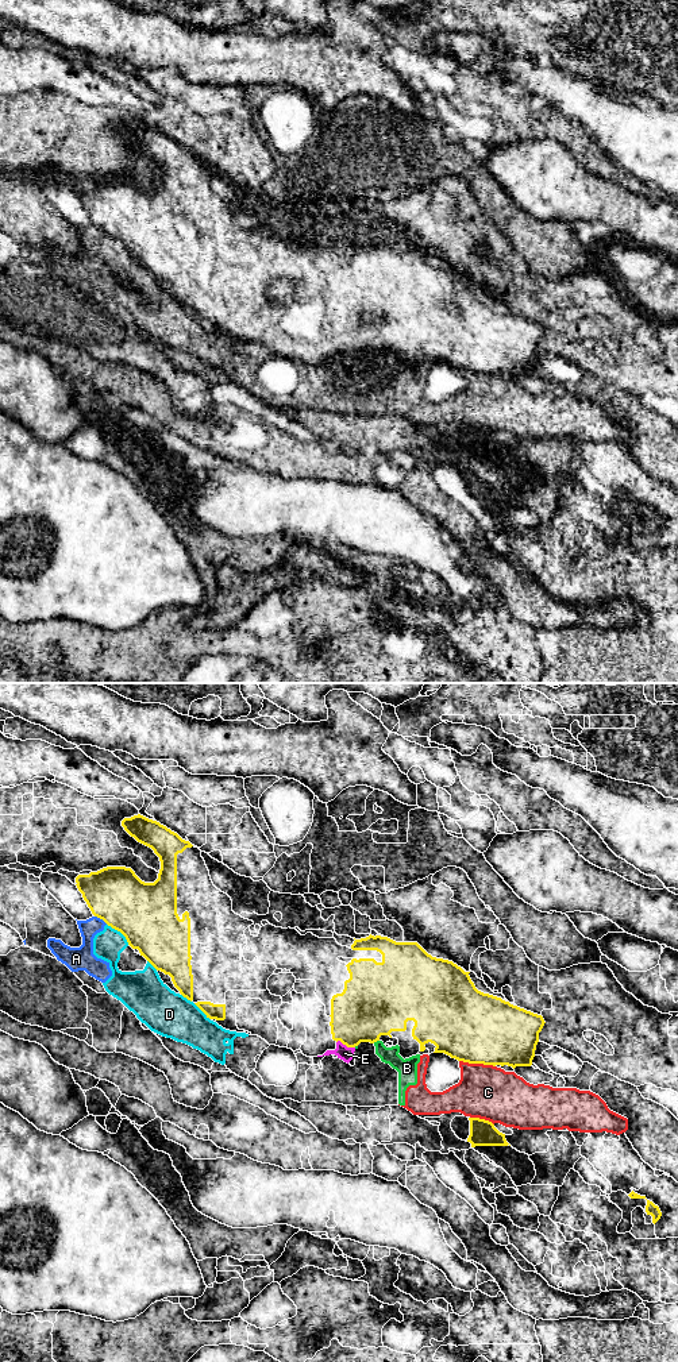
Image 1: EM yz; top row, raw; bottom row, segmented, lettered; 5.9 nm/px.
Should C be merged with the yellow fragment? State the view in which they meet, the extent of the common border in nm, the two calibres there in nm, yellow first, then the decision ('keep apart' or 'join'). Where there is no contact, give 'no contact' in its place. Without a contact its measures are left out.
meets yellow in yz; contact 220 nm long; 420 nm thick on the yellow side, 320 nm on the other; keep apart

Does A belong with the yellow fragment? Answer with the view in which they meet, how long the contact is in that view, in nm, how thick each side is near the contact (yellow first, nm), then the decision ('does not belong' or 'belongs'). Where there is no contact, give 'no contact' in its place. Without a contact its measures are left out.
yz | 90 nm | 360/120 nm | does not belong

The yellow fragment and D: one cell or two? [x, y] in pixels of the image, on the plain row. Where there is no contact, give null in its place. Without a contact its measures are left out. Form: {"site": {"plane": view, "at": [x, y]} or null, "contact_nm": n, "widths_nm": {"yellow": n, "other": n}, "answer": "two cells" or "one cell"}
{"site": {"plane": "yz", "at": [119, 239]}, "contact_nm": 180, "widths_nm": {"yellow": 360, "other": 180}, "answer": "two cells"}

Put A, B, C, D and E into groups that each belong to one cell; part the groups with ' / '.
A B C D E

